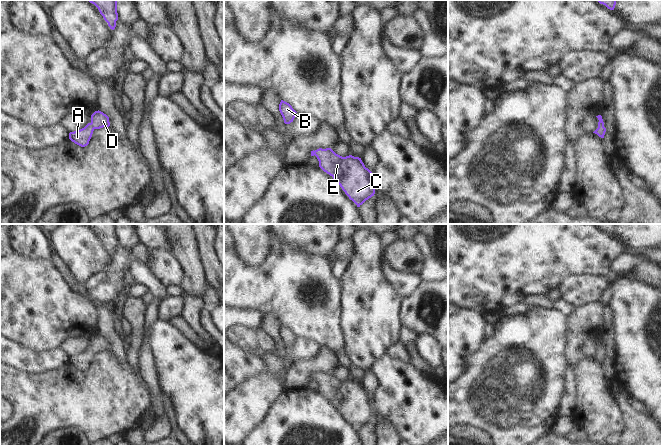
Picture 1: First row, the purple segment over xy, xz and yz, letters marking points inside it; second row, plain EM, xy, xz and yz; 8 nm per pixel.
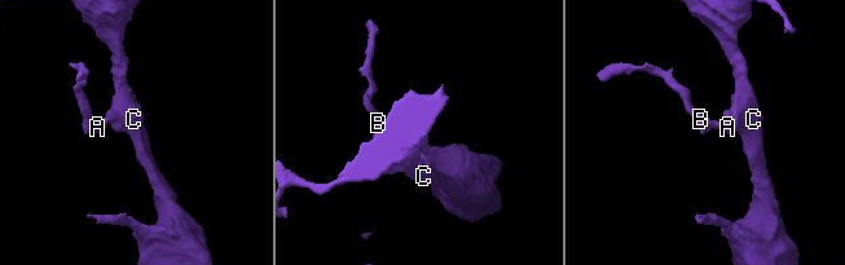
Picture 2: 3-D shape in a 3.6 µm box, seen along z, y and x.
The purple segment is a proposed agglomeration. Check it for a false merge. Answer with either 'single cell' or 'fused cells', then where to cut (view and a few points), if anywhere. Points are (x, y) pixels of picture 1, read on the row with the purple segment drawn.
single cell | no cut

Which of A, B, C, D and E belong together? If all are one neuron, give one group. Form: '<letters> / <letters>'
A B C D E

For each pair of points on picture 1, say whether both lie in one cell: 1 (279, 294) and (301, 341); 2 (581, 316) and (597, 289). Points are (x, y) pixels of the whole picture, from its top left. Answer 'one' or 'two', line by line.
1: two
2: two

